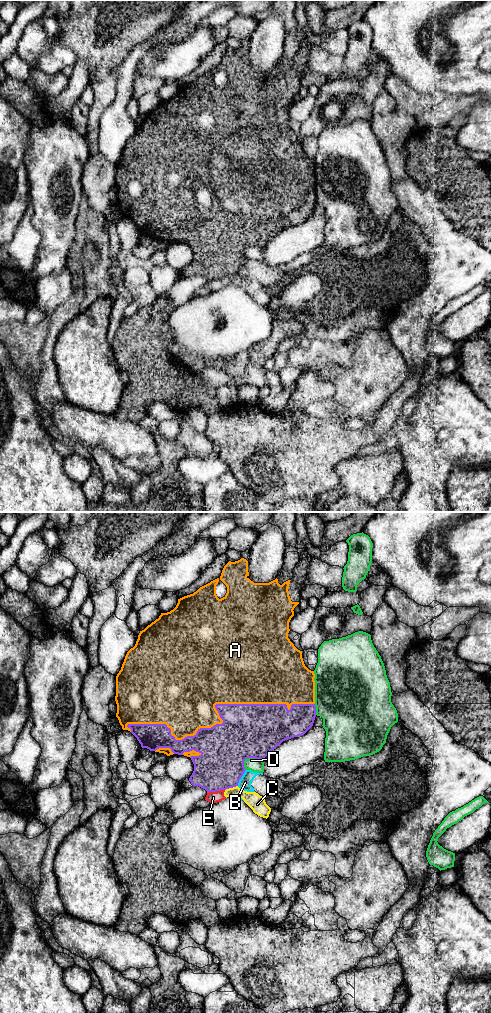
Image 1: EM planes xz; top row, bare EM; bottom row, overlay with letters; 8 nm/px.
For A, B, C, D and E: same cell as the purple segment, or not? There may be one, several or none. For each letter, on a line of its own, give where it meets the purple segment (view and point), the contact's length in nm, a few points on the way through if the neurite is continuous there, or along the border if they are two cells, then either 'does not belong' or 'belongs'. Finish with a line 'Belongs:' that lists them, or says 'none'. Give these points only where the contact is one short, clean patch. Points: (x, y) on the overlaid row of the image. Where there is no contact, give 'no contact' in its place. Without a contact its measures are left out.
A: contact xz (218, 712); length 1500 nm; belongs
B: contact xz (241, 776); length 150 nm; does not belong
C: contact xz (231, 787); length 110 nm; border xz (237, 785), (225, 790); does not belong
D: contact xz (250, 757); length 170 nm; does not belong
E: contact xz (215, 791); length 150 nm; border xz (224, 789), (207, 793); does not belong
Belongs: A

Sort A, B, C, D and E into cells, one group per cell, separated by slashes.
A / B C E / D

